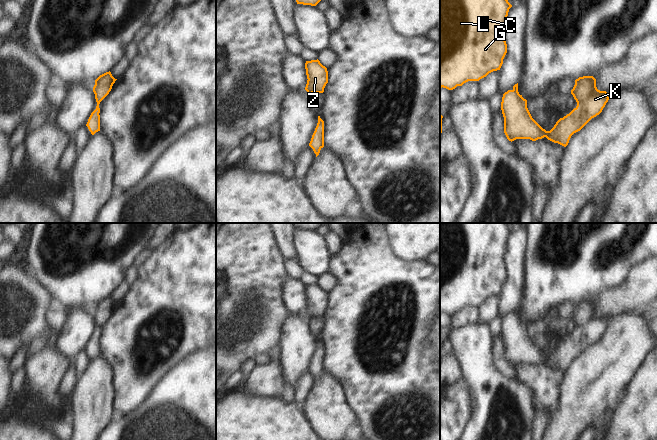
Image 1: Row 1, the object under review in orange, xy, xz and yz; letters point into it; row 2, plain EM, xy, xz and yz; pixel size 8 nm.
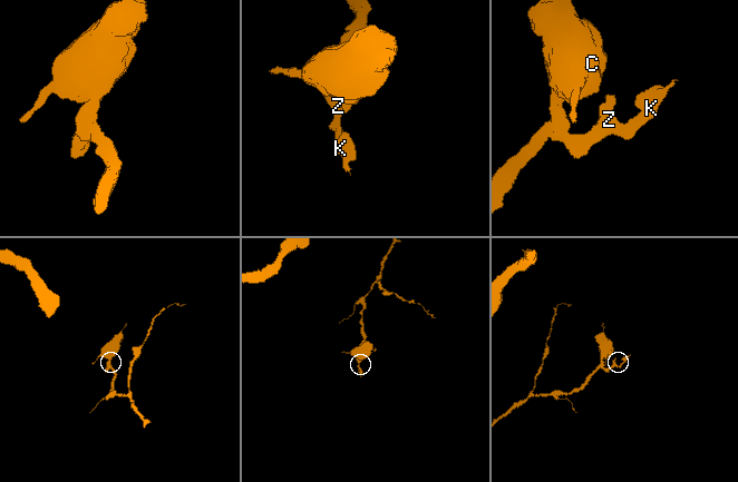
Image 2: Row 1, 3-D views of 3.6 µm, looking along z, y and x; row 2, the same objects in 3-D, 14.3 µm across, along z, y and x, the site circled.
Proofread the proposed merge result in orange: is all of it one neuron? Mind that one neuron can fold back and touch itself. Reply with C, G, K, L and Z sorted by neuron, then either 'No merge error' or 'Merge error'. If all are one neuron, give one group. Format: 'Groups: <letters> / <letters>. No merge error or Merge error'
Groups: C G K L Z. No merge error.

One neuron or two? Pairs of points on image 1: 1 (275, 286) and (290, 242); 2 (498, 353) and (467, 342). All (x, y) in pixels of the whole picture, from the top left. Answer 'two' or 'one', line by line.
1: two
2: two

